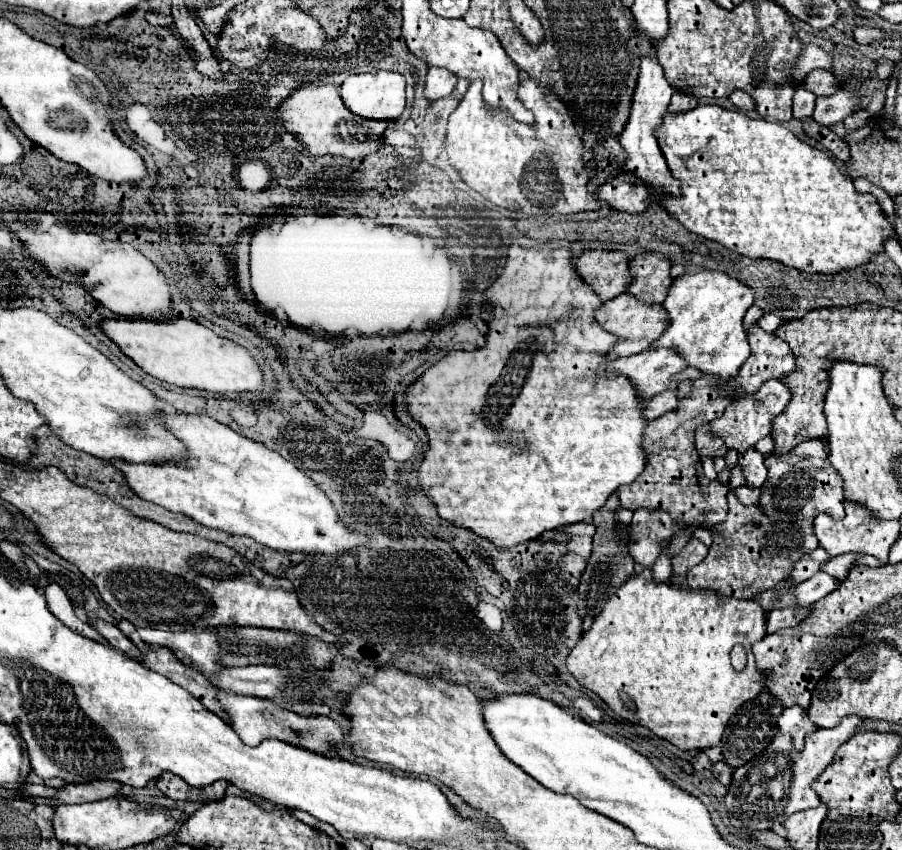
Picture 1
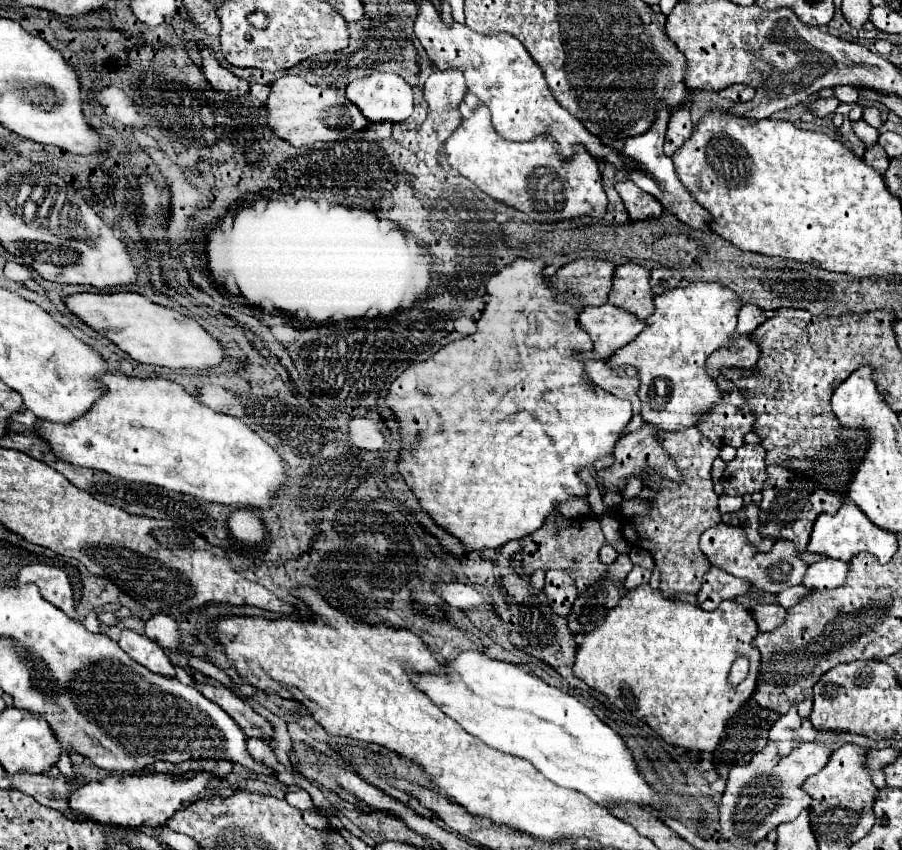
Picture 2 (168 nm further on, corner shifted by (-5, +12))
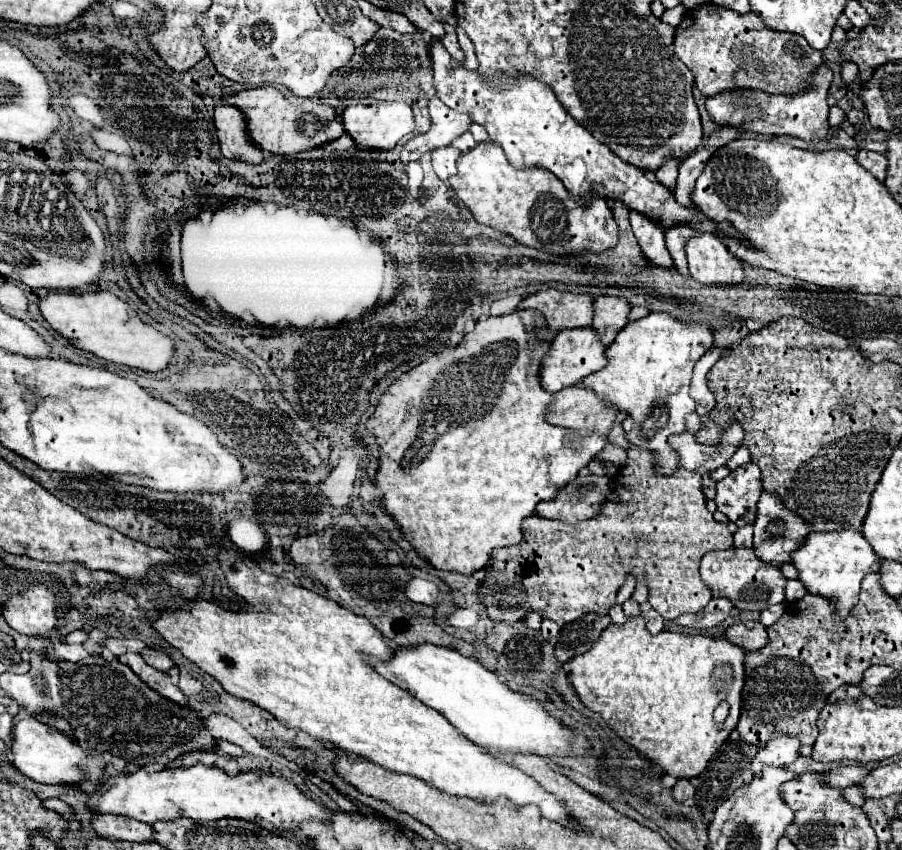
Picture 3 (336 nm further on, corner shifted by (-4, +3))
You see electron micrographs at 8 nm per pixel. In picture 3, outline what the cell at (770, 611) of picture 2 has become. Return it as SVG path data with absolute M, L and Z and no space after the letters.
M740 622L730 626L724 634L732 644L742 646L746 652L758 650L768 642L766 626L762 626L762 622Z

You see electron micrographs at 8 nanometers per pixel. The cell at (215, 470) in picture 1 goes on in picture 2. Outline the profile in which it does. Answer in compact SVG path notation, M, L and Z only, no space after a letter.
M107 371L97 379L97 383L105 389L105 393L83 417L71 423L37 419L35 431L47 441L57 459L79 467L99 469L127 481L149 483L169 491L191 491L193 497L209 503L245 505L257 509L267 509L271 505L279 483L285 481L285 465L275 449L263 443L263 439L259 439L259 435L245 423L201 405L179 383L163 377L141 379Z

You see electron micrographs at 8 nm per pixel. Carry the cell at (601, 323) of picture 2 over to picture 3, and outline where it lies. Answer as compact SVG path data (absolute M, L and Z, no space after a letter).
M590 326L560 330L556 334L556 338L552 340L552 346L550 346L550 350L542 362L542 370L540 370L542 386L550 392L558 392L564 386L578 384L588 374L602 370L606 366L606 348L608 346L602 344L602 340L598 338L598 332Z

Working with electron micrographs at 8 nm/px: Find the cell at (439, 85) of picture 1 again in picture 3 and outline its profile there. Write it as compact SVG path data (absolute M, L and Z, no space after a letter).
M436 96L428 102L428 110L430 110L430 118L432 118L430 130L424 134L418 134L414 140L406 142L406 146L400 154L404 164L410 160L418 160L426 150L452 144L460 134L464 134L468 130L470 122L472 122L468 114L450 110Z

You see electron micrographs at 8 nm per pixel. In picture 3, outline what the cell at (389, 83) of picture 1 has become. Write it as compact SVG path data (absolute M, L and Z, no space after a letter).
M380 102L370 106L348 106L342 114L342 122L346 132L354 138L358 148L376 148L376 150L390 150L396 146L400 138L414 132L414 120L412 120L412 108L402 102Z

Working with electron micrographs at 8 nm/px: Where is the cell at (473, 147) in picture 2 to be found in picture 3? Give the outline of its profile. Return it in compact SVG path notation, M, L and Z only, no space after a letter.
M492 140L462 152L456 166L458 174L450 176L448 184L470 208L474 218L480 224L514 236L526 246L566 256L582 250L602 252L614 248L618 242L618 228L604 198L592 196L584 204L576 202L552 172L538 166L514 168L506 160L502 148Z

